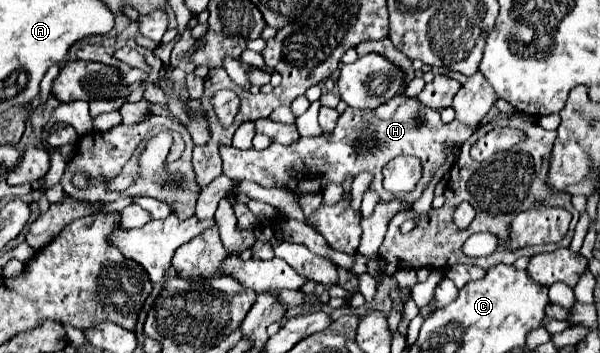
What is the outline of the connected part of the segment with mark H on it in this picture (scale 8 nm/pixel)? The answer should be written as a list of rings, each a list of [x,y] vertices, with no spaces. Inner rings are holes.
[[[395,95],[393,99],[379,105],[377,109],[347,107],[341,113],[337,127],[331,135],[321,133],[317,137],[299,137],[291,145],[271,143],[263,151],[221,147],[223,174],[231,180],[257,181],[261,187],[287,189],[295,199],[301,199],[305,193],[323,193],[329,181],[343,185],[345,179],[355,179],[359,173],[369,171],[373,175],[369,189],[379,195],[379,203],[389,203],[393,199],[415,203],[421,197],[425,187],[417,187],[411,193],[395,197],[393,193],[389,193],[381,187],[383,165],[387,165],[397,155],[417,155],[423,161],[425,179],[429,173],[433,179],[433,173],[445,163],[443,145],[447,141],[463,143],[469,139],[469,135],[473,131],[475,129],[471,129],[459,121],[443,123],[441,119],[435,119],[435,111],[419,105],[417,99],[411,99],[407,95]],[[321,179],[325,179],[325,185]]]

